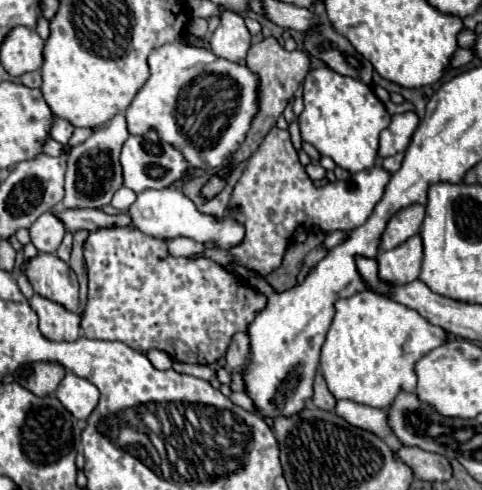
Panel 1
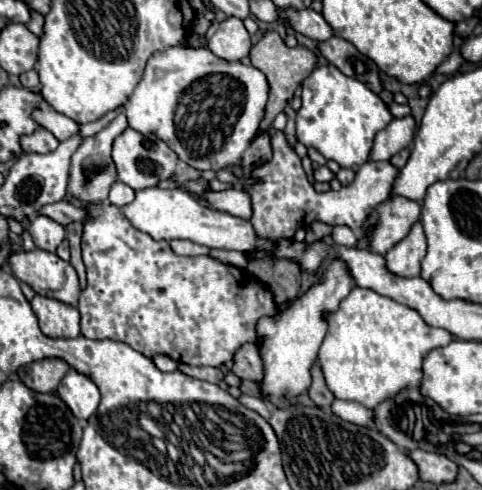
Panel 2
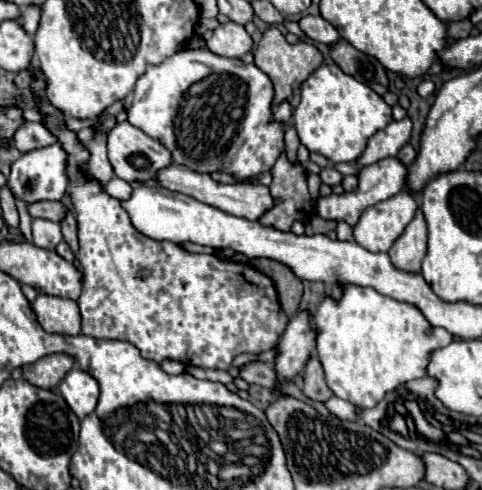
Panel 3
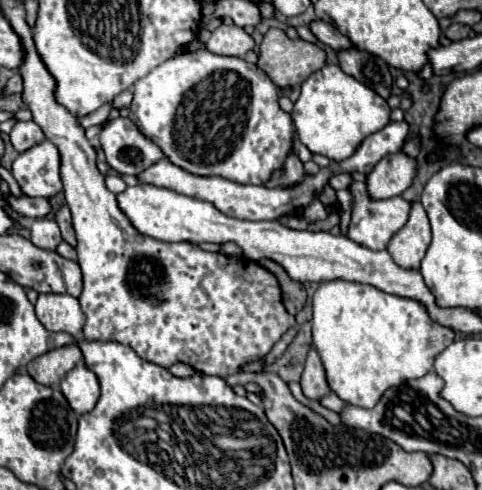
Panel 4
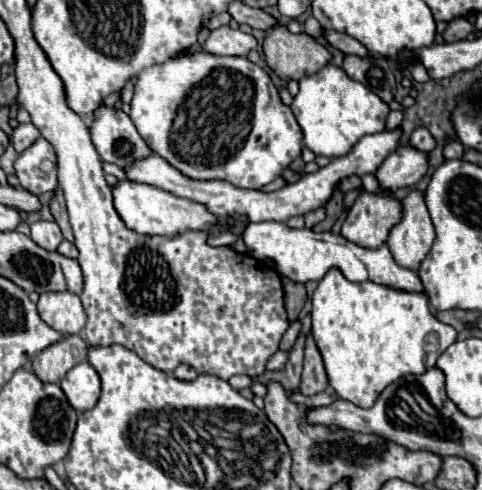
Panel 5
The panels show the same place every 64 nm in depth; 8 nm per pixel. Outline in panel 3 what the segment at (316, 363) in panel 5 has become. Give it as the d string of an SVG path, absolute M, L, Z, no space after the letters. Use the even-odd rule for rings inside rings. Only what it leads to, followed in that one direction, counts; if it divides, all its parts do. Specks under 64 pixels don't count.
M312 356L306 364L304 380L302 380L302 392L308 398L318 400L318 402L328 402L332 398L332 390L326 386L324 370L322 370L322 364L318 362L316 356Z

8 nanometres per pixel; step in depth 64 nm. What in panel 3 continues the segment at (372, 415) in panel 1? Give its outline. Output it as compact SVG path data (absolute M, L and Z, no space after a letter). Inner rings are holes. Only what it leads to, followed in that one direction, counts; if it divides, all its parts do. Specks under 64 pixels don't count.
M332 396L332 398L326 402L326 408L328 408L334 416L338 416L338 418L342 418L342 420L352 420L352 422L356 422L356 412L360 412L358 406L354 406L352 402L340 400L340 398L336 398L336 396Z

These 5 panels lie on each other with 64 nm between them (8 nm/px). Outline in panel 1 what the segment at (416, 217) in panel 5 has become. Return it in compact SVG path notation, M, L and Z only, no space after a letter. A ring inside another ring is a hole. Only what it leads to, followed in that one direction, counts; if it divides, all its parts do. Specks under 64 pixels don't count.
M412 236L404 244L378 254L378 278L388 286L408 284L418 278L422 262L422 240Z

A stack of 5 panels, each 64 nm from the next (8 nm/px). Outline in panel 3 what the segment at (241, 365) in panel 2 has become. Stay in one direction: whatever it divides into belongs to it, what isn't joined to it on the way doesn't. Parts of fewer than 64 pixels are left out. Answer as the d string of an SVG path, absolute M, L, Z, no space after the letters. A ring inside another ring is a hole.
M250 360L240 366L240 378L244 378L248 384L260 384L264 388L274 388L276 386L276 374L270 364L260 362L260 360Z

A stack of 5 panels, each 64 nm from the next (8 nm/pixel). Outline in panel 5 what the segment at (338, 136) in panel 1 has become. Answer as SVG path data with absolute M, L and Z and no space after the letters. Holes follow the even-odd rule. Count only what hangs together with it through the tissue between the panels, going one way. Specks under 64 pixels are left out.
M326 64L316 74L300 80L300 90L292 102L292 112L302 128L304 146L308 146L314 154L340 158L346 156L362 136L382 132L386 128L390 108L384 100L380 100L380 96L348 78L342 68Z

